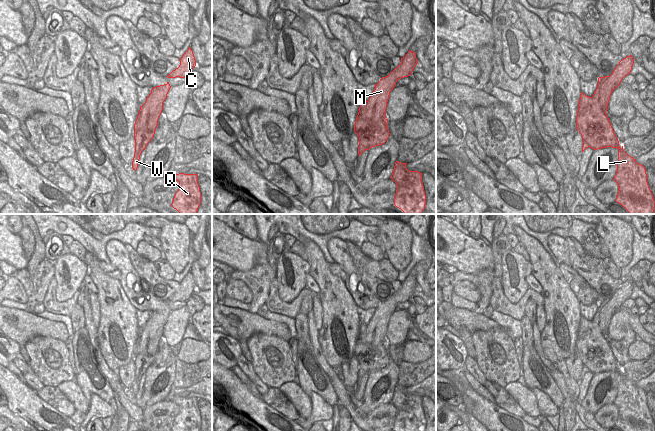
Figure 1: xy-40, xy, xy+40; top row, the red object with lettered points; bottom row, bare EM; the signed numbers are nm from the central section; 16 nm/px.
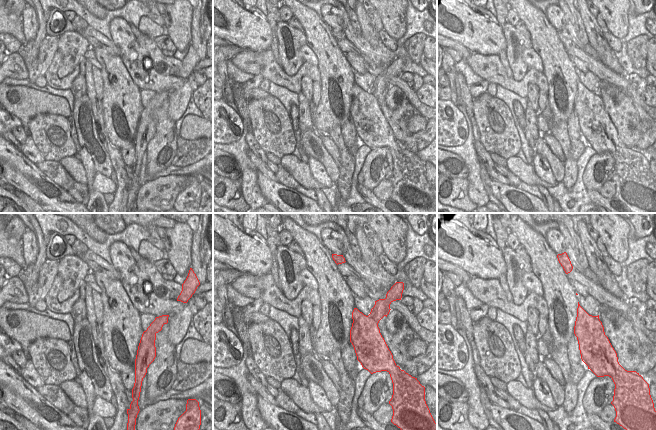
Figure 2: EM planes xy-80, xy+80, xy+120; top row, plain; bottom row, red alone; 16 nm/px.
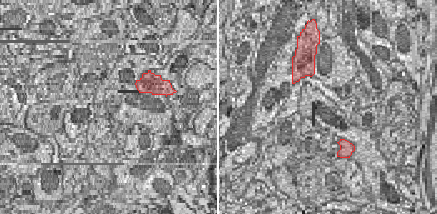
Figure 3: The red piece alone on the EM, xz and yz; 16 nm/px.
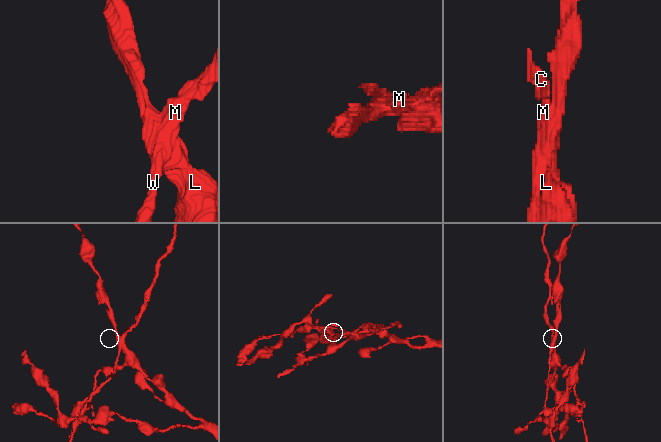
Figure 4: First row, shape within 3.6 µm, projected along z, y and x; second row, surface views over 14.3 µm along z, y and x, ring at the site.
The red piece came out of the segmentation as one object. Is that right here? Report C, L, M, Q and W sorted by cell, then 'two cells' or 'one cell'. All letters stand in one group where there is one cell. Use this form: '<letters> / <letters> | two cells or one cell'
C M W / L Q | two cells

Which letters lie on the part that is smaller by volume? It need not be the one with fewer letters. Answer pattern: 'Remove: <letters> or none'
Remove: C, M, W

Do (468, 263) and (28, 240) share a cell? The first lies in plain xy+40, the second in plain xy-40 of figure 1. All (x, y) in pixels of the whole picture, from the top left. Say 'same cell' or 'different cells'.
different cells

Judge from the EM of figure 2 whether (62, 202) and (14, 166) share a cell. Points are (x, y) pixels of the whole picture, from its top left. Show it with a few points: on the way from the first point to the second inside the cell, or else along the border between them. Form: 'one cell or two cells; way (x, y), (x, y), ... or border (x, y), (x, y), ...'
one cell; way (50, 198), (26, 177)

